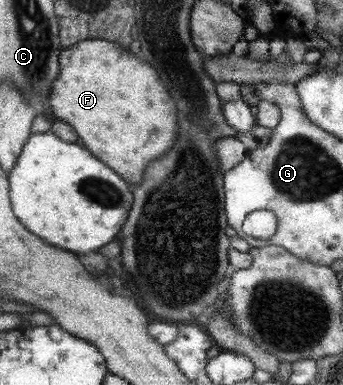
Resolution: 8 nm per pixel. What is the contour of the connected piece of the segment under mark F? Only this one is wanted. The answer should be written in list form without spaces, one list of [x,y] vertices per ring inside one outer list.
[[[86,39],[78,47],[70,47],[62,51],[62,77],[52,84],[50,89],[51,115],[66,122],[78,131],[78,137],[84,141],[98,159],[110,163],[114,171],[122,171],[120,175],[130,179],[131,185],[142,183],[142,171],[154,159],[162,157],[176,141],[178,131],[178,111],[173,96],[169,94],[160,73],[140,55],[136,56],[129,49],[120,47],[118,43],[102,39]]]

